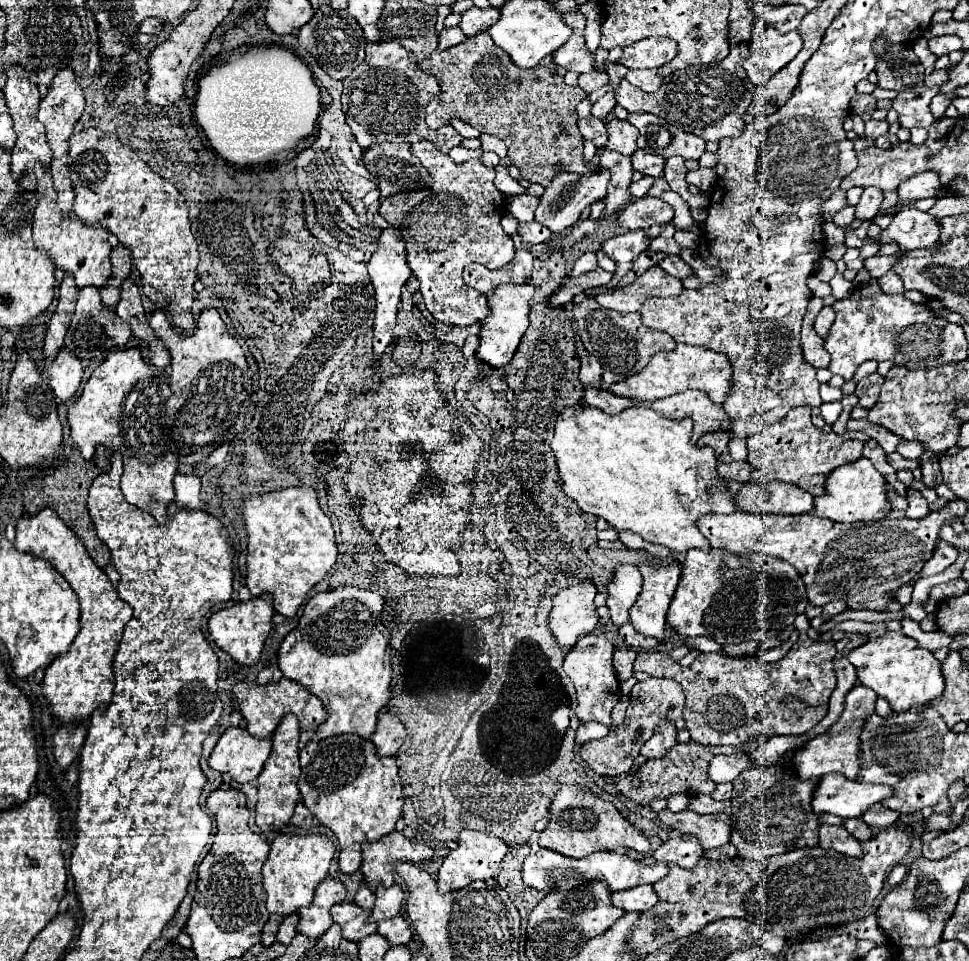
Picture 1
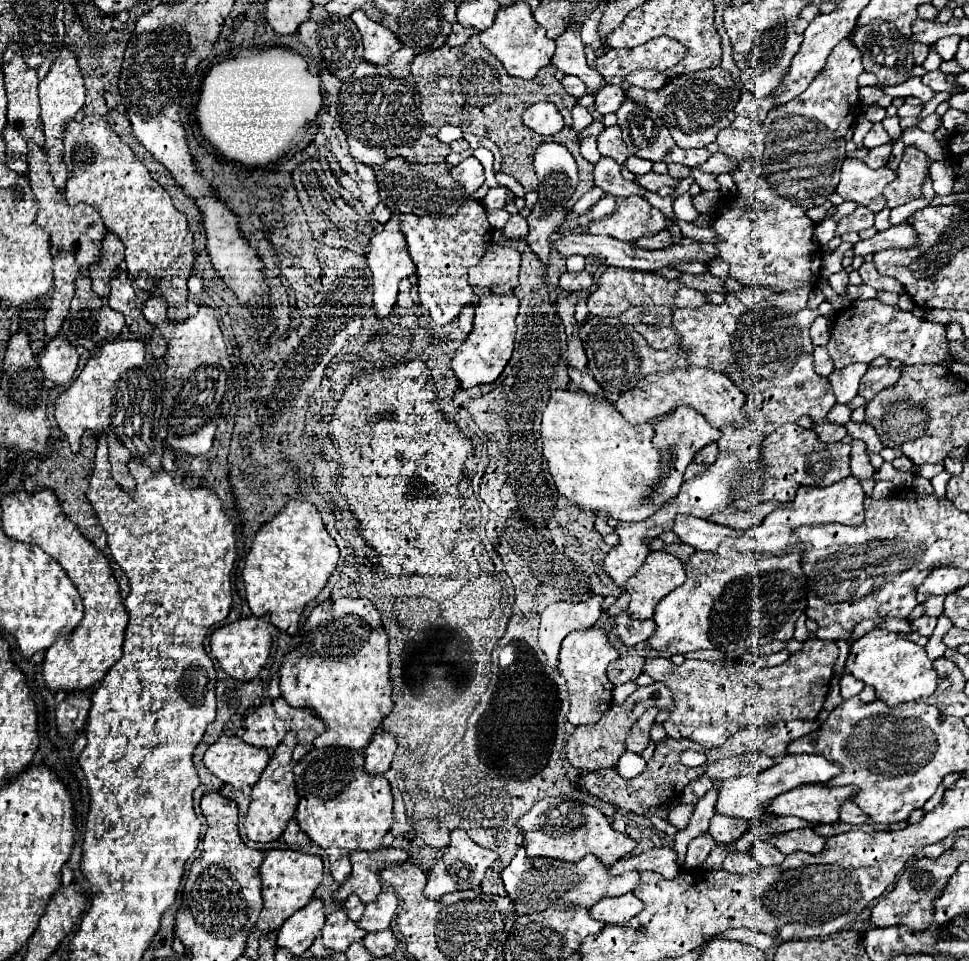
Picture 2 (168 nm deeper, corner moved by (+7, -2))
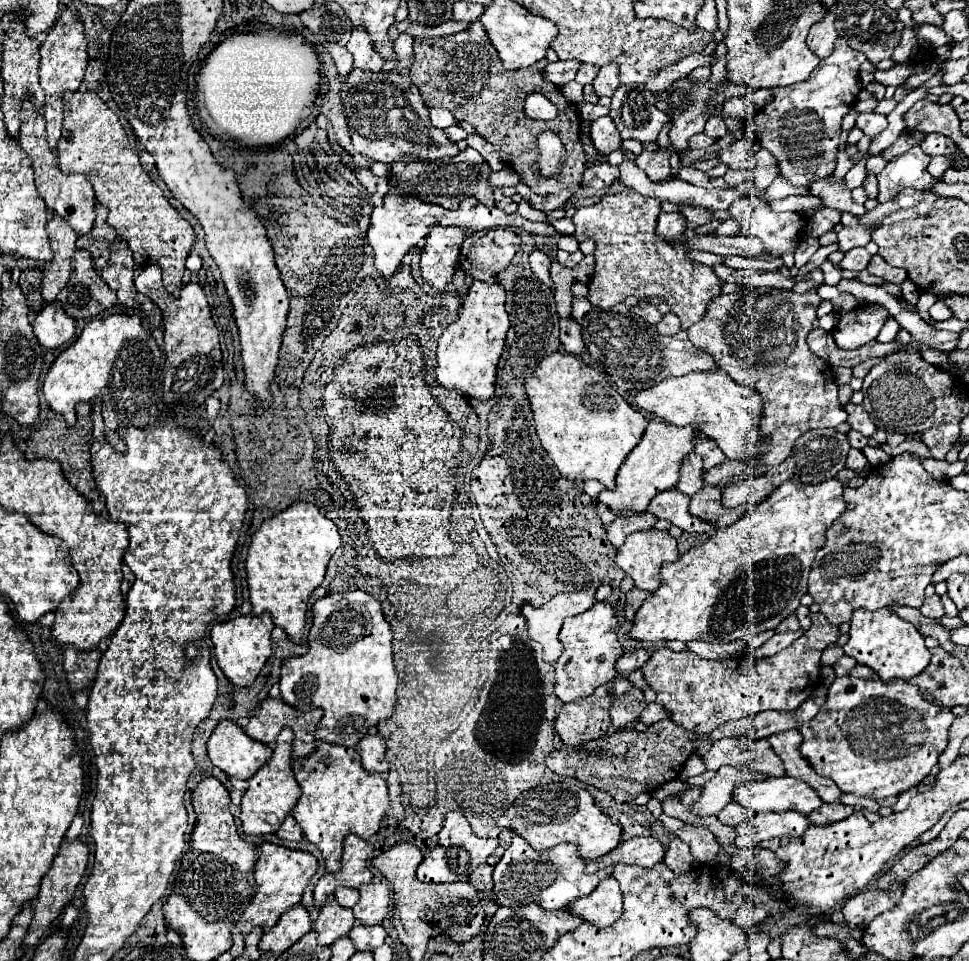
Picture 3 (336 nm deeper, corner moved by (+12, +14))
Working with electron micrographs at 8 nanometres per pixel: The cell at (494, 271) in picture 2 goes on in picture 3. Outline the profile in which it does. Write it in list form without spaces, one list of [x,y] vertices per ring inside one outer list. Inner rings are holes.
[[[506,228],[488,230],[484,236],[472,244],[470,252],[466,254],[466,260],[470,266],[466,266],[466,272],[482,282],[494,282],[496,274],[504,270],[514,254],[520,248],[520,236]]]

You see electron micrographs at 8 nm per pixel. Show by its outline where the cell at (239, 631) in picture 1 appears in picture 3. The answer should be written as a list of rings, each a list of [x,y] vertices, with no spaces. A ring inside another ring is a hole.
[[[246,614],[232,620],[224,620],[212,626],[210,640],[214,644],[214,654],[218,660],[220,670],[226,674],[226,678],[236,686],[250,686],[254,678],[260,674],[262,666],[266,664],[268,656],[272,654],[270,646],[270,634],[274,630],[274,622],[268,614]]]

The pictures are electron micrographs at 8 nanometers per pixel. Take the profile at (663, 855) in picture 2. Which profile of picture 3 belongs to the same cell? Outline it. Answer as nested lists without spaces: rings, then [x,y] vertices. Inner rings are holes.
[[[654,836],[630,838],[630,840],[624,840],[622,844],[618,844],[618,848],[614,848],[606,856],[600,856],[596,860],[588,860],[586,870],[594,872],[594,870],[600,870],[606,866],[614,866],[618,862],[636,864],[642,868],[652,868],[654,864],[662,862],[664,856],[666,856],[666,848]]]

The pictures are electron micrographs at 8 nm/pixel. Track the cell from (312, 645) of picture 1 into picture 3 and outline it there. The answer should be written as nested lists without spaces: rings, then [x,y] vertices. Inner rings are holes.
[[[364,590],[318,598],[312,606],[308,652],[284,660],[278,684],[290,706],[324,710],[314,730],[316,740],[356,746],[366,732],[392,714],[396,704],[398,676],[392,658],[392,630],[382,616],[380,602]]]

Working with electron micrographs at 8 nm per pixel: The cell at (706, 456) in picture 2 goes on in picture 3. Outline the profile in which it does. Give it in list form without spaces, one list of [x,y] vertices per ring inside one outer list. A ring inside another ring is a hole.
[[[702,438],[702,440],[694,446],[694,452],[702,456],[702,460],[704,460],[704,470],[720,464],[720,462],[726,458],[726,456],[720,452],[718,444],[716,444],[714,440],[708,440],[708,438]]]

